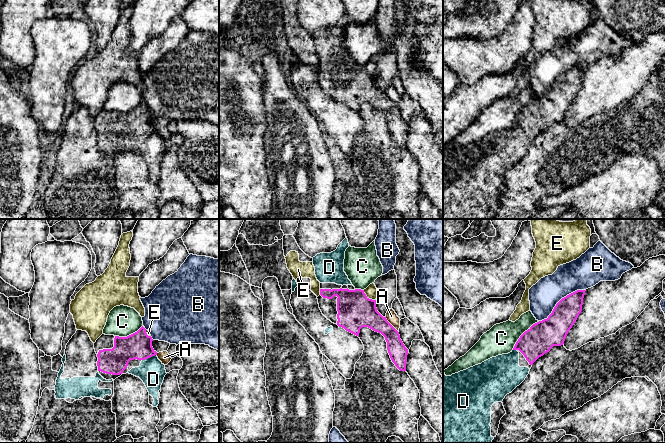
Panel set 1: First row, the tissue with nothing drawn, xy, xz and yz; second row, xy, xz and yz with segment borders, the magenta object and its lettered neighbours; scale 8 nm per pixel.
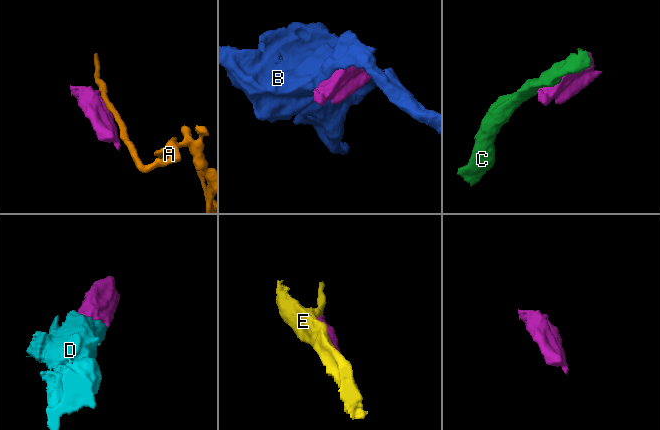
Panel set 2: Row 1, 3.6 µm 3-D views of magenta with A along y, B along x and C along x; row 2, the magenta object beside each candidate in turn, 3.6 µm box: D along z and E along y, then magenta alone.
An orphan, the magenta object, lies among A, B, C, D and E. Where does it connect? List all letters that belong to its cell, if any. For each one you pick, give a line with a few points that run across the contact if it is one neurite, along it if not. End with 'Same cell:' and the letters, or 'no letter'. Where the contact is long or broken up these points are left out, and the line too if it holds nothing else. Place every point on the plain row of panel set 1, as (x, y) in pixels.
Same cell: D

